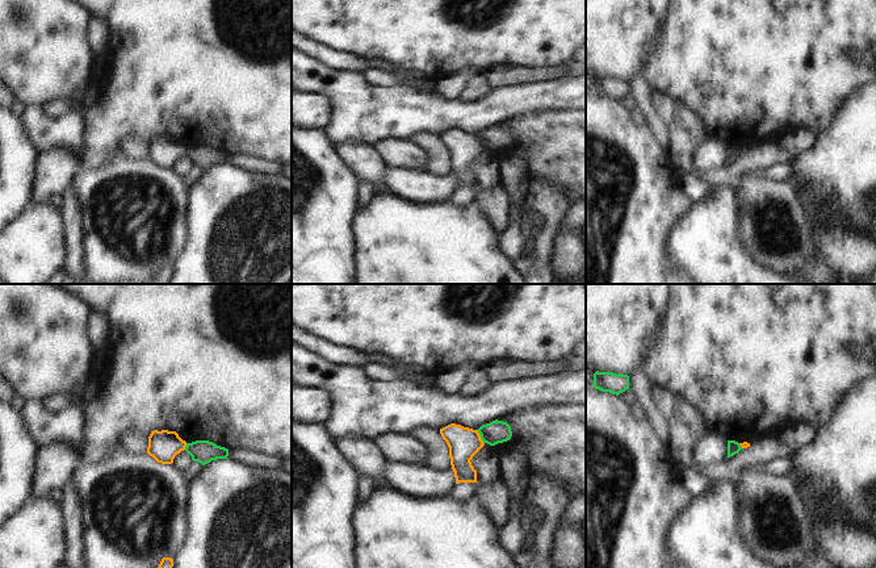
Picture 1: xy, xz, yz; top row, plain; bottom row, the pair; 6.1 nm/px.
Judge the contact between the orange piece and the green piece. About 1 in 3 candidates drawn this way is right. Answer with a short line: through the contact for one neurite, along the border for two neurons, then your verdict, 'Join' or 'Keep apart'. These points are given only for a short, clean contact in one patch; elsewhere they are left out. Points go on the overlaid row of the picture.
Line: xz (477, 430), (483, 443). Keep apart.

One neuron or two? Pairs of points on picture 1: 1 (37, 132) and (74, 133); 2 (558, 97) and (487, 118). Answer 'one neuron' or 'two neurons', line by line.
1: one neuron
2: one neuron

